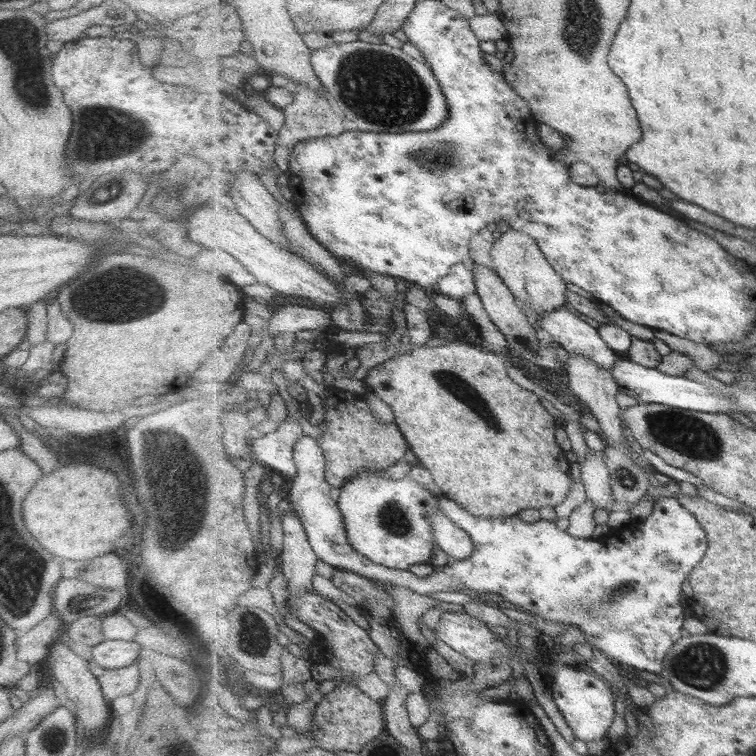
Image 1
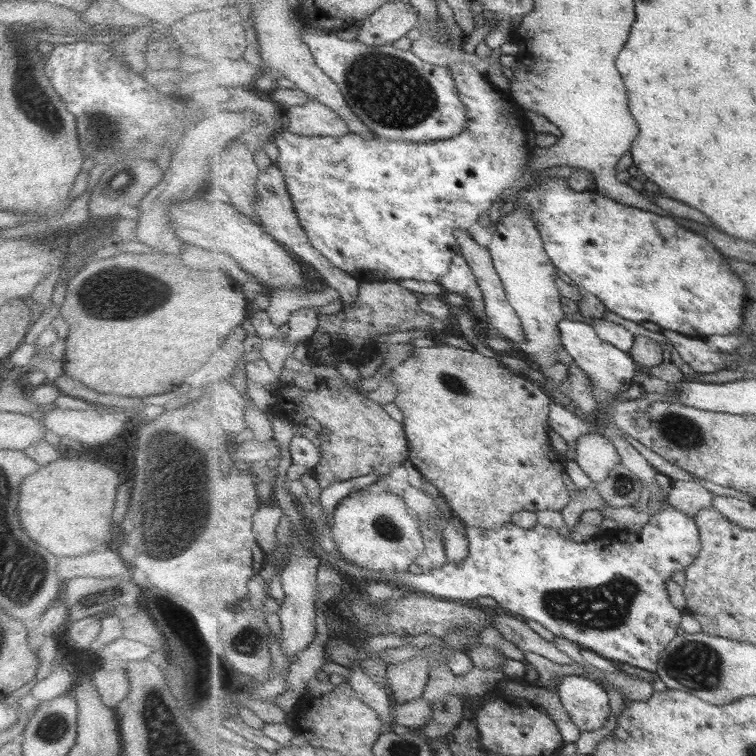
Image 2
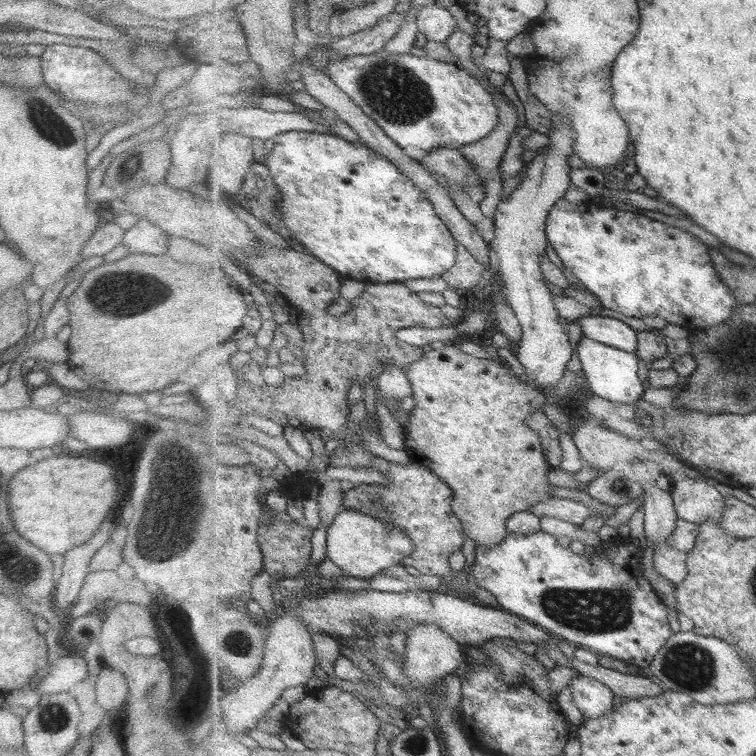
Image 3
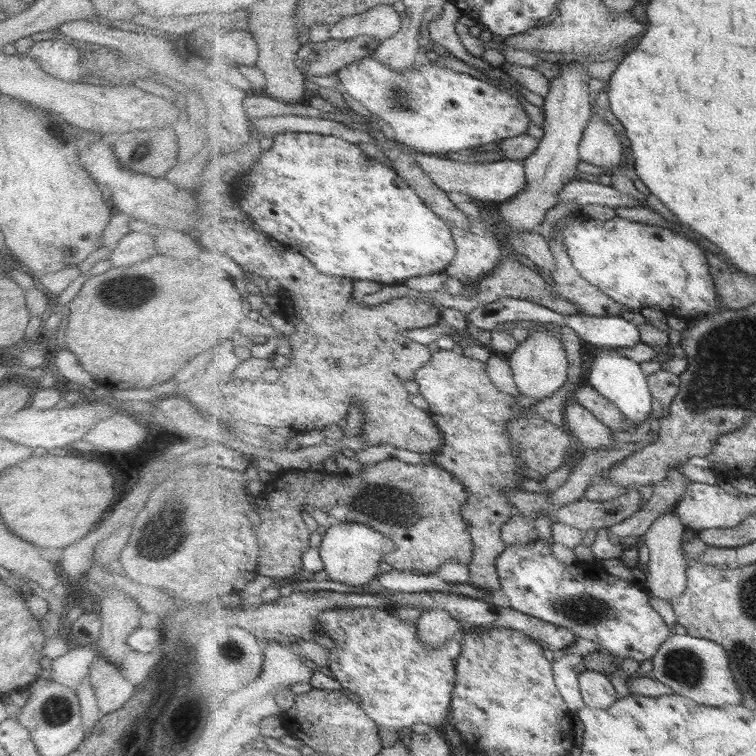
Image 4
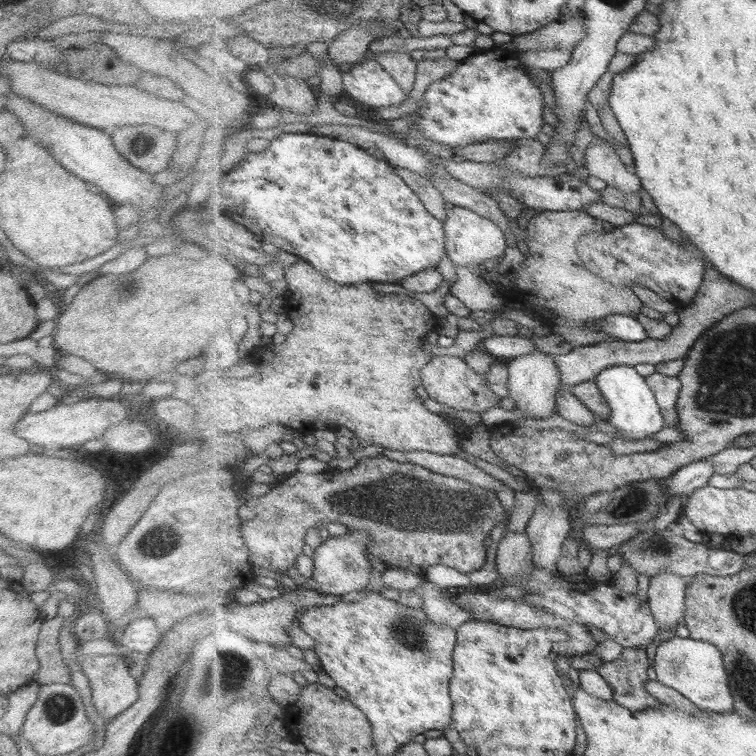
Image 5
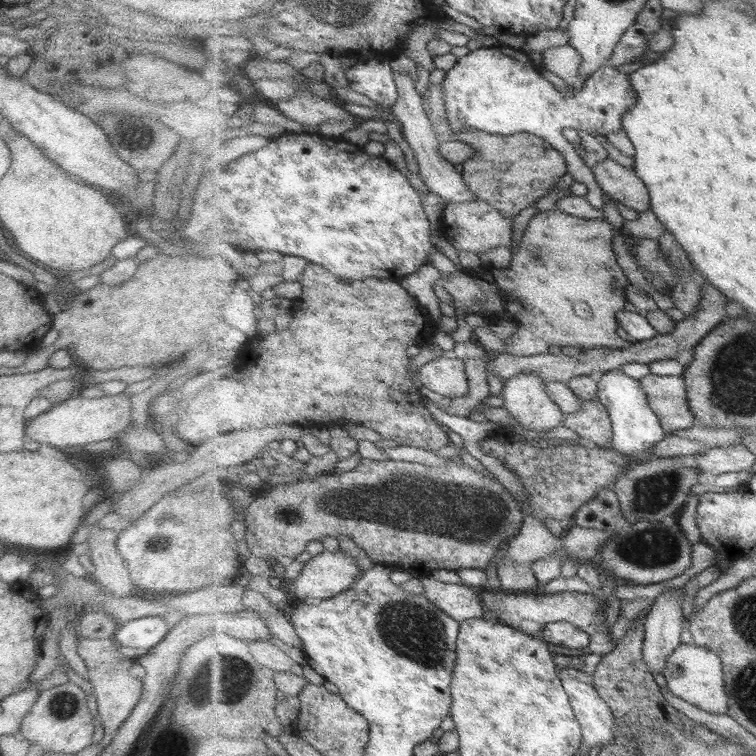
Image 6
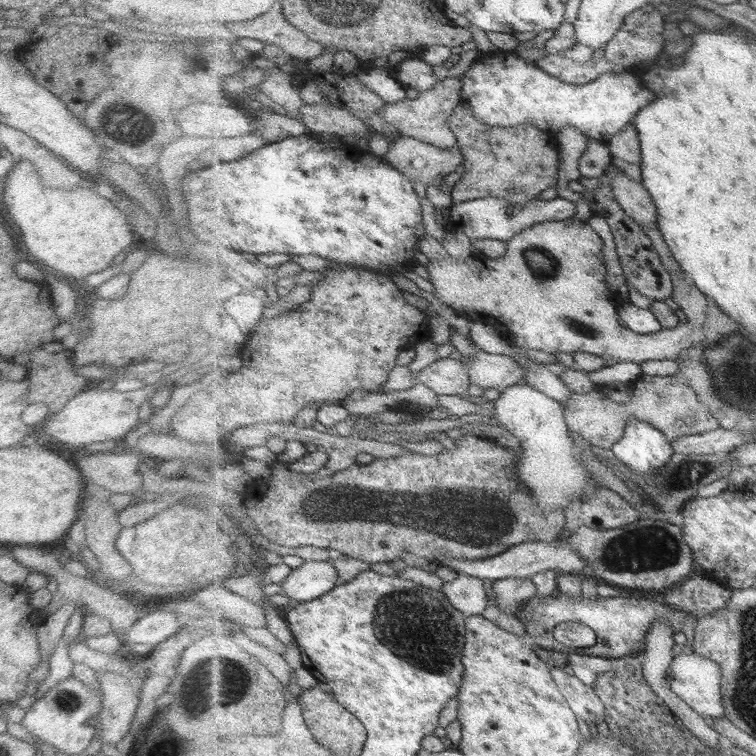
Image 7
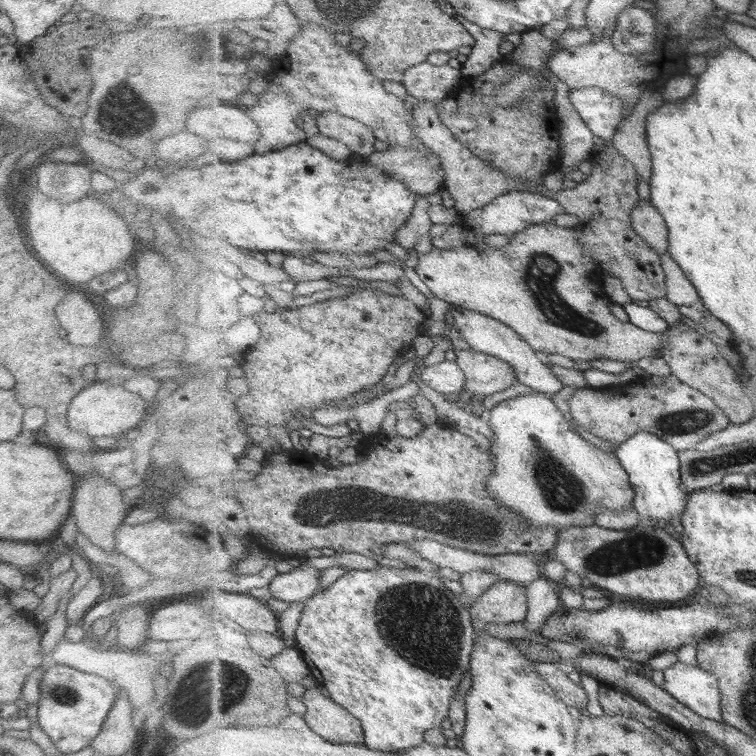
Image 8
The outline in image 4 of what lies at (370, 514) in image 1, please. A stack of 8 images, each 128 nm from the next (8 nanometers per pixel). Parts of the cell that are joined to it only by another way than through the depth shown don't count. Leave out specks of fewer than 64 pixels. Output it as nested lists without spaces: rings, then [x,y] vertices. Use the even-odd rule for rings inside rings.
[[[335,521],[322,538],[320,553],[325,563],[324,570],[329,574],[330,580],[361,587],[369,580],[378,578],[381,562],[388,554],[397,550],[397,547],[386,534],[372,529],[369,525]]]

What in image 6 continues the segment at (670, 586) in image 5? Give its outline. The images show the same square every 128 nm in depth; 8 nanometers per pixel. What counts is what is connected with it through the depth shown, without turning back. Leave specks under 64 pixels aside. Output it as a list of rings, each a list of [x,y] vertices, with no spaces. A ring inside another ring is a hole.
[[[668,589],[655,598],[656,603],[648,612],[644,620],[646,630],[646,641],[644,646],[645,662],[650,666],[650,671],[661,673],[666,668],[667,657],[681,644],[683,623],[683,608],[681,608],[682,598],[680,598],[674,590]]]

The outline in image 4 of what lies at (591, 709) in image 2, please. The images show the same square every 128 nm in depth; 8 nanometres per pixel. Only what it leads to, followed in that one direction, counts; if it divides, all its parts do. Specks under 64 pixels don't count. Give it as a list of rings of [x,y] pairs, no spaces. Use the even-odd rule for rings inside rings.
[[[593,670],[580,673],[580,689],[584,703],[589,708],[607,710],[617,701],[617,690],[605,674]]]

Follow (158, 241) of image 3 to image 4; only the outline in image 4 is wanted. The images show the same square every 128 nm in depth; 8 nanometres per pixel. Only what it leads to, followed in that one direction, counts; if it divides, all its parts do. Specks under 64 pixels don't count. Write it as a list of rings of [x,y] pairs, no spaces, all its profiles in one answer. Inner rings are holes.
[[[127,233],[123,238],[119,239],[119,243],[115,249],[111,251],[108,264],[111,268],[127,268],[131,264],[137,264],[151,256],[155,255],[154,236],[149,233],[135,234]]]

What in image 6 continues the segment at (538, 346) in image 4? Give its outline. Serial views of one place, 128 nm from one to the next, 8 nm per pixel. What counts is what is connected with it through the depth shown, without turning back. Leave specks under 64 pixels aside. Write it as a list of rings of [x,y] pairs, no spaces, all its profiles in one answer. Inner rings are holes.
[[[521,373],[505,381],[499,397],[505,409],[525,429],[545,432],[561,426],[566,418],[547,394],[546,381],[537,373]]]

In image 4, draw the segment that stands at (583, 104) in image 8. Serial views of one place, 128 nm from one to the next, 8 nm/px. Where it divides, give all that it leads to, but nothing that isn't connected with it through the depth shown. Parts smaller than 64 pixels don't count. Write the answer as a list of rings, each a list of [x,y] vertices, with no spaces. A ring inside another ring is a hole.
[[[366,57],[342,68],[336,79],[346,92],[359,101],[370,112],[371,116],[385,122],[390,135],[404,146],[424,152],[441,155],[446,152],[464,152],[466,148],[483,146],[489,142],[497,142],[513,138],[527,132],[529,116],[519,101],[518,91],[509,84],[497,82],[497,85],[483,82],[468,73],[425,63],[418,68],[408,68],[404,73],[393,70],[389,65],[373,57]]]

